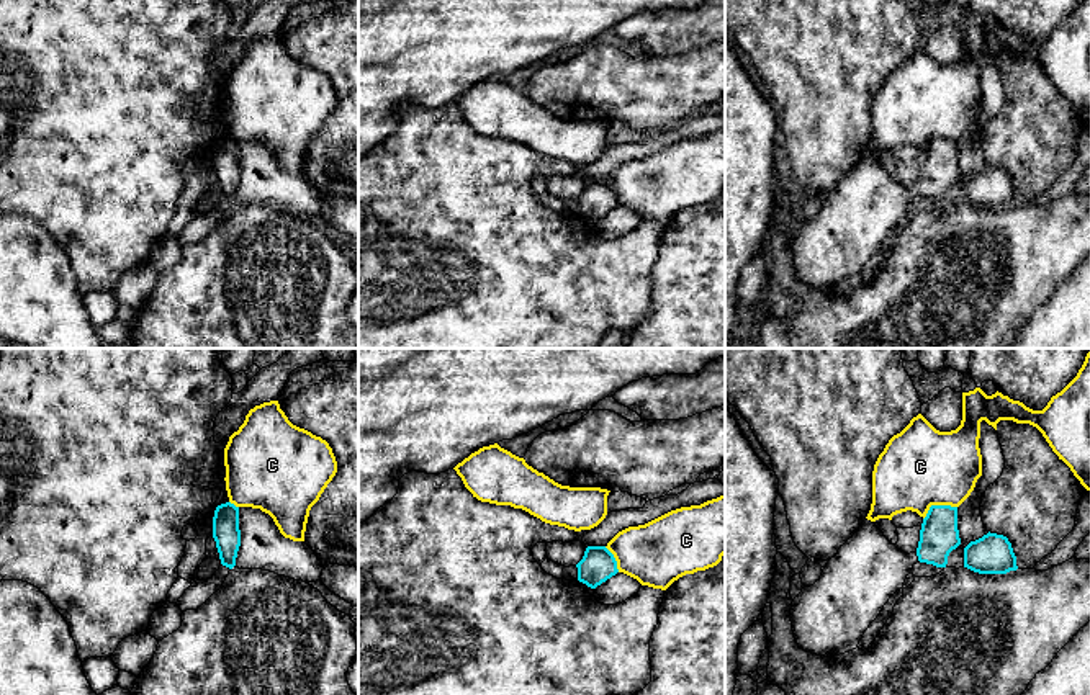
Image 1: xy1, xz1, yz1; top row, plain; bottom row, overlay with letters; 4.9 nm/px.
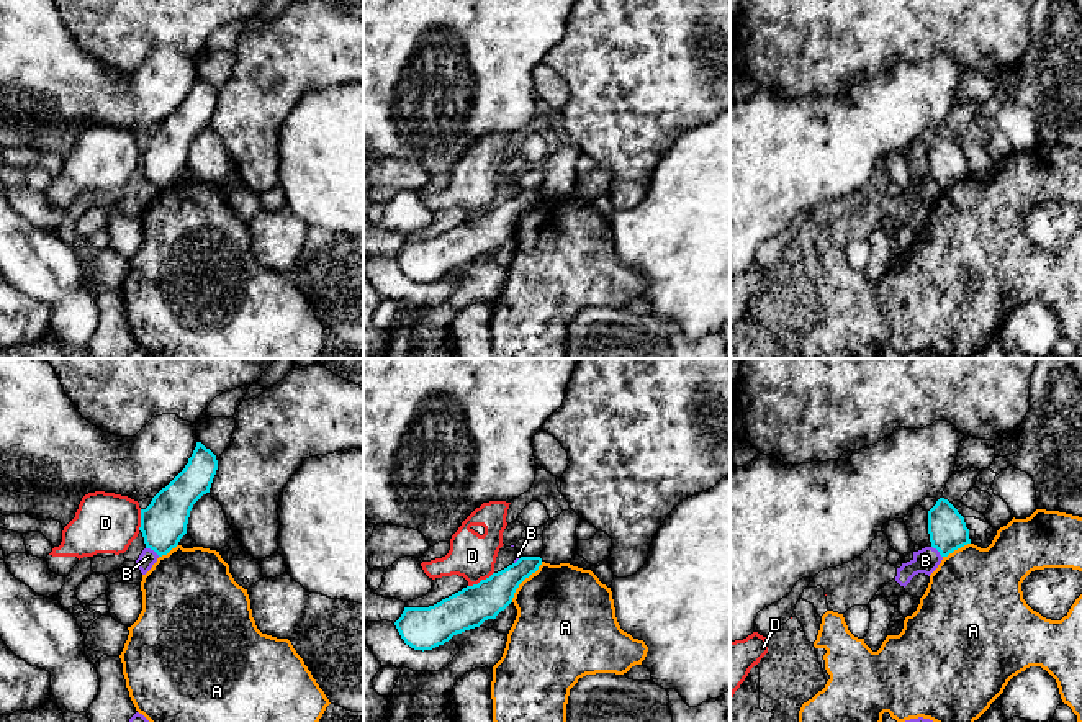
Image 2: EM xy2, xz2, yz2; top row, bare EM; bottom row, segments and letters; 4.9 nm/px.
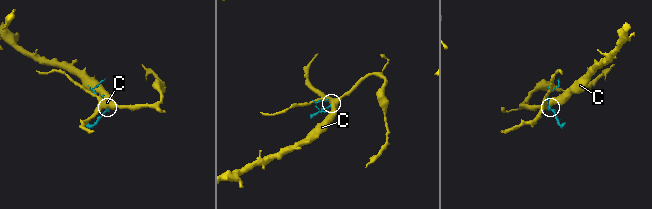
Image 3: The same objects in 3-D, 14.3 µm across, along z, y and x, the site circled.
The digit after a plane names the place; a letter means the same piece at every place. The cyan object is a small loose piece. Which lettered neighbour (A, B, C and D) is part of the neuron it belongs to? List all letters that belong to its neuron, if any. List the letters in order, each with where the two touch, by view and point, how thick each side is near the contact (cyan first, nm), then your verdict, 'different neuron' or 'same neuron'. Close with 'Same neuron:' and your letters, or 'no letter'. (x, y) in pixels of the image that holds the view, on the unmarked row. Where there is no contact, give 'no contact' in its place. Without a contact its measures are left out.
A: contact xz2 (522, 213); calibres 190 and 440 nm; different neuron
B: contact xy2 (153, 182); calibres 220 and 80 nm; different neuron
C: contact yz1 (936, 139); calibres 190 and 400 nm; different neuron
D: contact xz2 (482, 213); calibres 190 and 220 nm; different neuron
Same neuron: no letter

